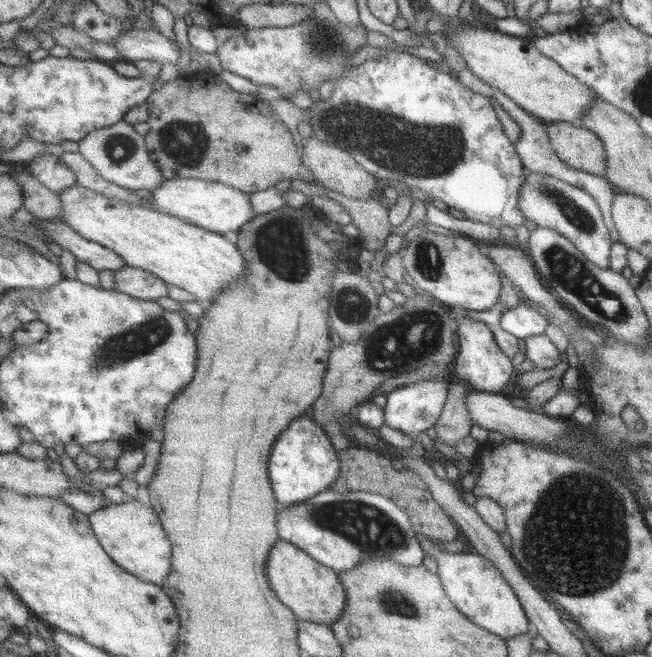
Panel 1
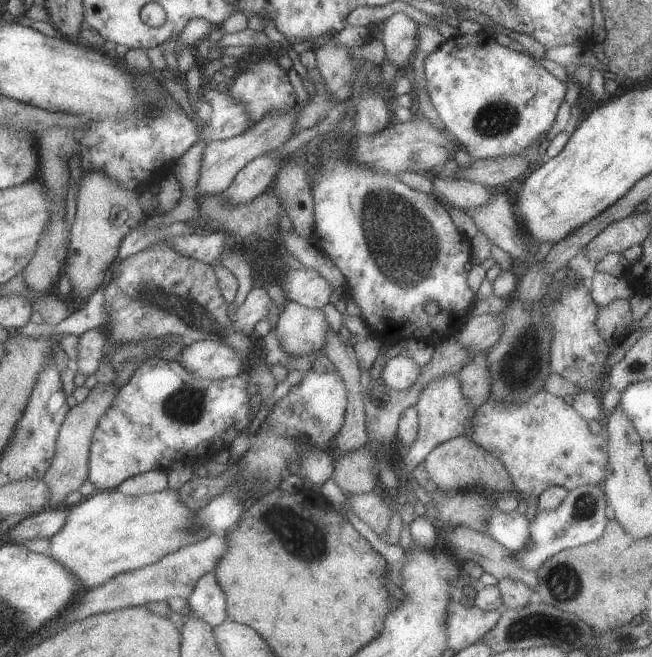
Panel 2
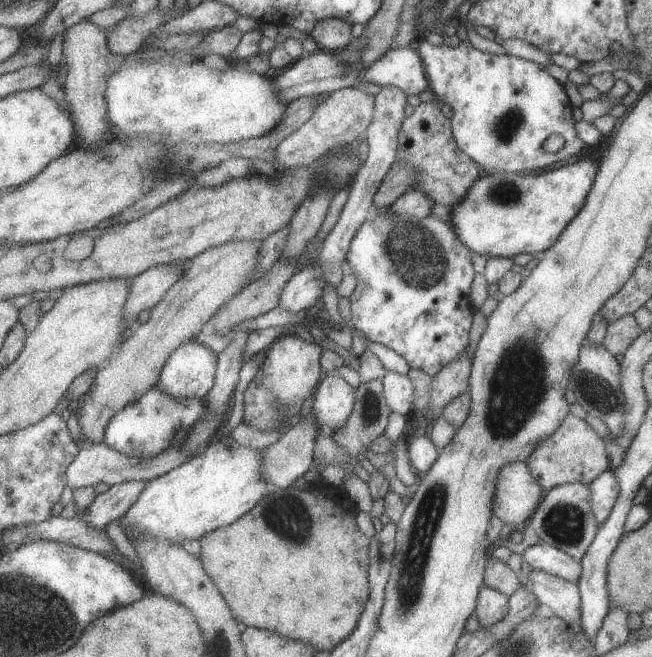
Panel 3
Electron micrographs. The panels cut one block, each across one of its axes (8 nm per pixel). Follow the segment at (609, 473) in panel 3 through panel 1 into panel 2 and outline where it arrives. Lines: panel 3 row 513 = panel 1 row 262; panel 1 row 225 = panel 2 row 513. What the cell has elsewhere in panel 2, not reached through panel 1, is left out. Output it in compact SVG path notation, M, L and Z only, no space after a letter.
M585 484L577 486L568 491L565 500L555 510L543 510L536 512L531 520L530 541L521 552L514 552L515 560L523 570L537 570L545 559L555 556L559 550L573 548L599 538L605 530L607 517L605 516L605 506L607 498L602 490L601 484Z

